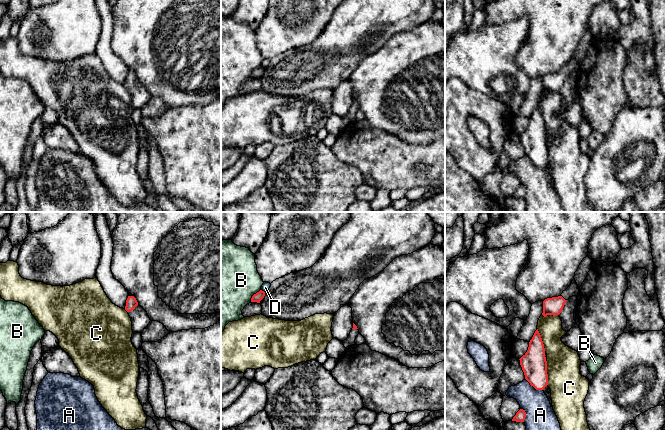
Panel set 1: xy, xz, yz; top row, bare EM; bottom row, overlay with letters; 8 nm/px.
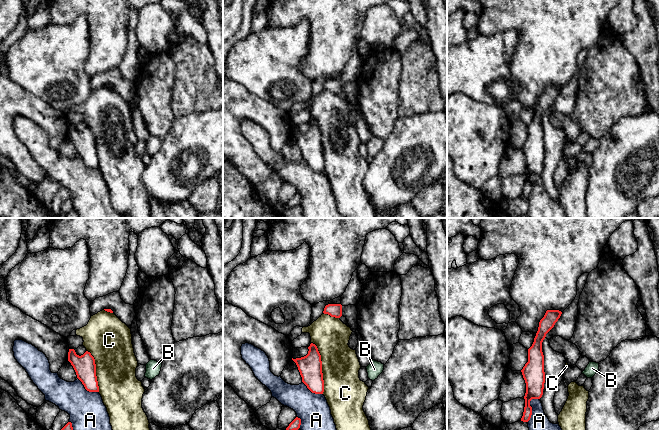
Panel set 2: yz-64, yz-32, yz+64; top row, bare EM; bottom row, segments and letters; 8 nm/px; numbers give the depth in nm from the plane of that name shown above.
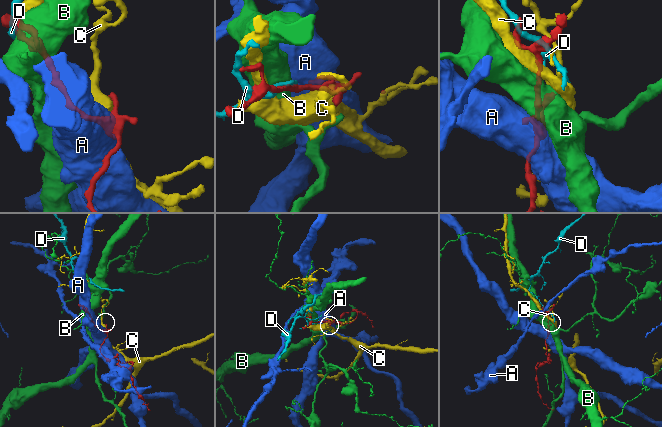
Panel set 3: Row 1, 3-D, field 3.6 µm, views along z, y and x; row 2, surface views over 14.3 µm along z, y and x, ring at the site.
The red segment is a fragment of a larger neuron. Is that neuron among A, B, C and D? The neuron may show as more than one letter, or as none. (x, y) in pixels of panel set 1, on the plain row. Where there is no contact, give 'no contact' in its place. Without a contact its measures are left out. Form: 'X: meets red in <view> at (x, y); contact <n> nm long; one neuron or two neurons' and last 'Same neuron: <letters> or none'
A: meets red in yz at (533, 162); contact 170 nm long; two neurons
B: meets red in xz at (253, 71); contact 130 nm long; two neurons
C: meets red in yz at (546, 149); contact 200 nm long; two neurons
D: meets red in xz at (263, 67); contact 40 nm long; two neurons
Same neuron: none

